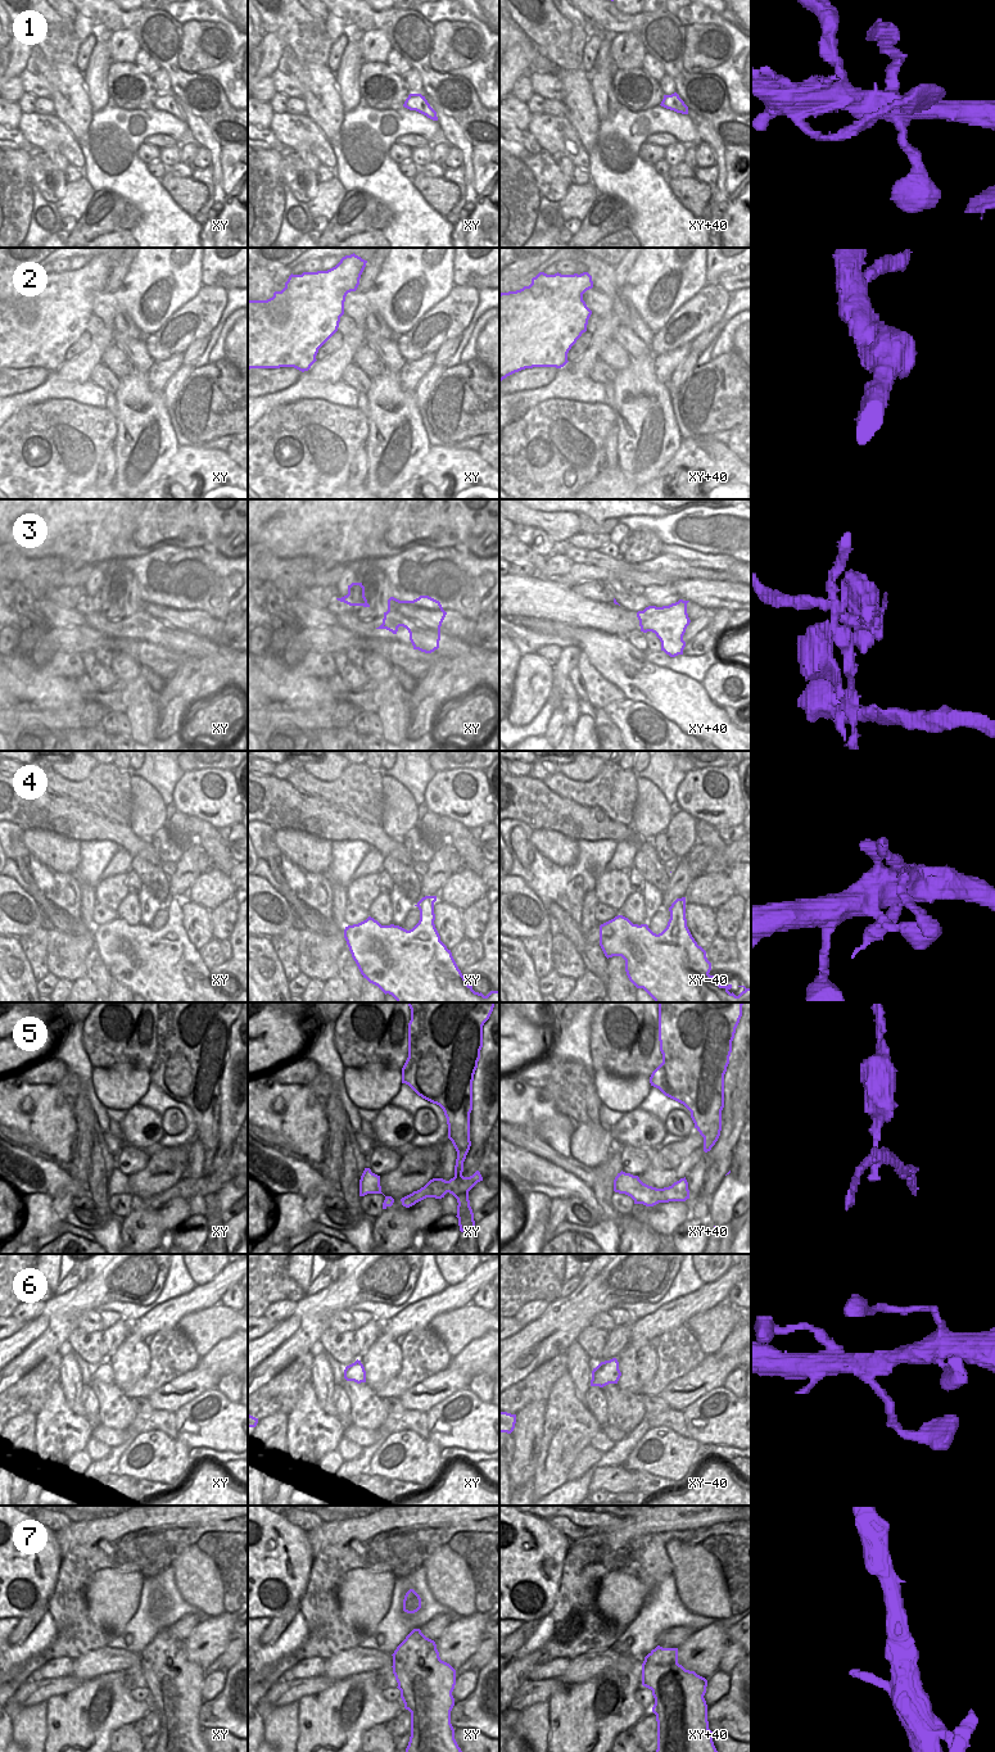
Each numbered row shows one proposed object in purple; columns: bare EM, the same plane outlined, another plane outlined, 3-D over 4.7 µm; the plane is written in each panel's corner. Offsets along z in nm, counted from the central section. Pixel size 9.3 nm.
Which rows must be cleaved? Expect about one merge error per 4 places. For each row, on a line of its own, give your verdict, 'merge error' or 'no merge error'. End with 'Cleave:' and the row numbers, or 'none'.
1: no merge error
2: no merge error
3: merge error
4: no merge error
5: merge error
6: no merge error
7: no merge error
Cleave: 3, 5

